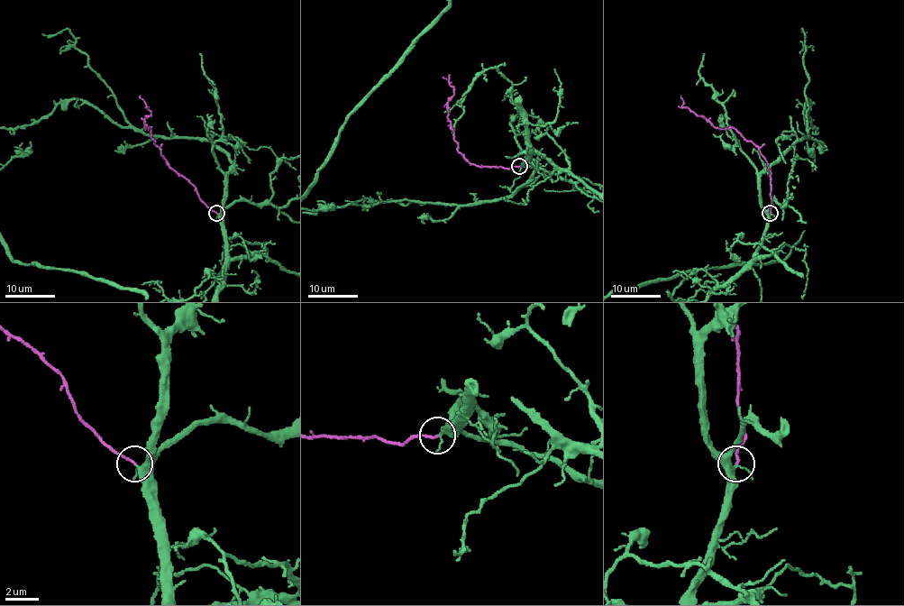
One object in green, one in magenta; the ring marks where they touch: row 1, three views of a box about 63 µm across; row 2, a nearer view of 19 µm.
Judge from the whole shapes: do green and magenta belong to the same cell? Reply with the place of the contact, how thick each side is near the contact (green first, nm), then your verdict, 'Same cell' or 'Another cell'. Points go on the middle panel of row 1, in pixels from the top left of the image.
Place: (519, 166). Thickness 300 nm (green) against 160 nm. Same cell

